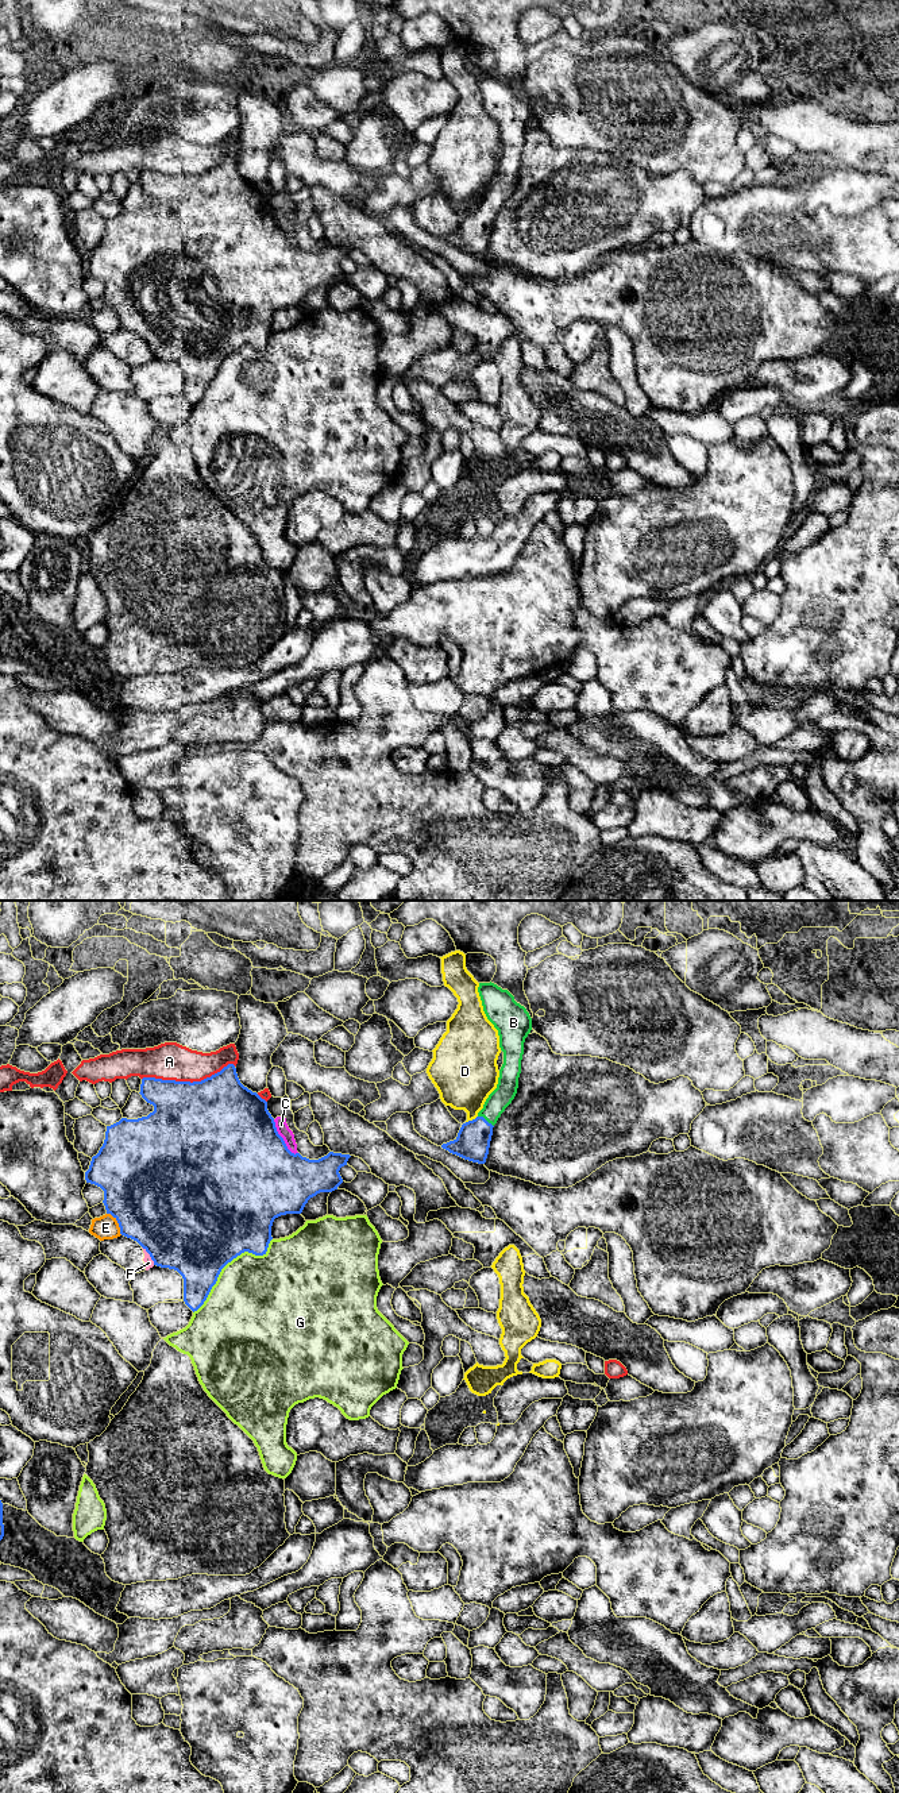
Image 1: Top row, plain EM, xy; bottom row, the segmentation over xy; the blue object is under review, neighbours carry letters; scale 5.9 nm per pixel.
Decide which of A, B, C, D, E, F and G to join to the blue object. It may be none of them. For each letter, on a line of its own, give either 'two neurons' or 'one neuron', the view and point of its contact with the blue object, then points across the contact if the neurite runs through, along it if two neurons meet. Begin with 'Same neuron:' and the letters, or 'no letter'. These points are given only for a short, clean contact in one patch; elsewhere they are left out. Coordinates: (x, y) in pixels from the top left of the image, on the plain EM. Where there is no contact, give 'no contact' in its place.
Same neuron: B
A: two neurons; contact xy (188, 174)
B: one neuron; contact xy (485, 212); way xy (473, 234), (485, 212), (506, 181)
C: two neurons; contact xy (282, 231)
D: two neurons; contact xy (473, 212); border xy (477, 208), (466, 215)
E: two neurons; contact xy (118, 315)
F: two neurons; contact xy (150, 349)
G: two neurons; contact xy (228, 354)

